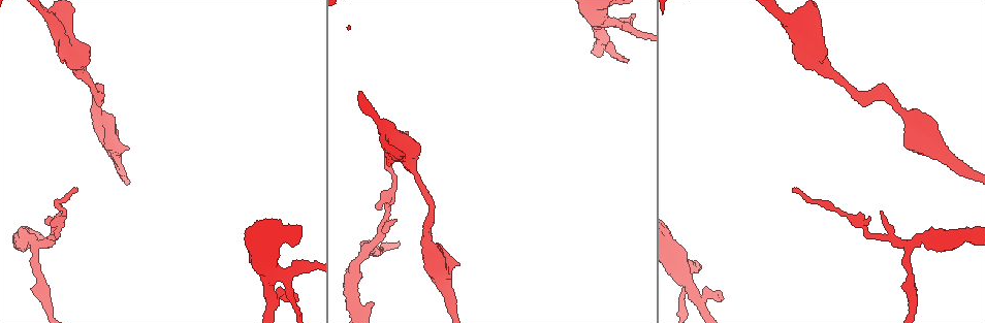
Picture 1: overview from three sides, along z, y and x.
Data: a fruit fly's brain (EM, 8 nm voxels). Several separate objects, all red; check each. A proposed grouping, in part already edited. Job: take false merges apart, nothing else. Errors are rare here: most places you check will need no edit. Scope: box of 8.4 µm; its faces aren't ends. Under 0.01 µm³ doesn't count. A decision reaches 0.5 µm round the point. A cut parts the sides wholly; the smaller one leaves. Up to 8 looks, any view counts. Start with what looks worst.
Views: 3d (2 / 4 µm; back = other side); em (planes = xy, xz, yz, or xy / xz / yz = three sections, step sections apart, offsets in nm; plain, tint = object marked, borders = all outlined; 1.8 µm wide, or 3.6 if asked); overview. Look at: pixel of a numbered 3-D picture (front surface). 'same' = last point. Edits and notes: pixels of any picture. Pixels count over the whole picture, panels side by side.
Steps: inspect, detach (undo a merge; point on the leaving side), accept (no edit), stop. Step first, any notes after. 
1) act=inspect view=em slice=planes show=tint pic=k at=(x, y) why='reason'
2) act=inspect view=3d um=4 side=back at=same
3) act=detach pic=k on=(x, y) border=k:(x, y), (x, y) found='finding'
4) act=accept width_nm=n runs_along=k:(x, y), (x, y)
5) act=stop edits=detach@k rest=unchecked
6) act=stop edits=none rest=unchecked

act=inspect view=em slice=xz step=8 show=tint pic=1 at=(910, 241)

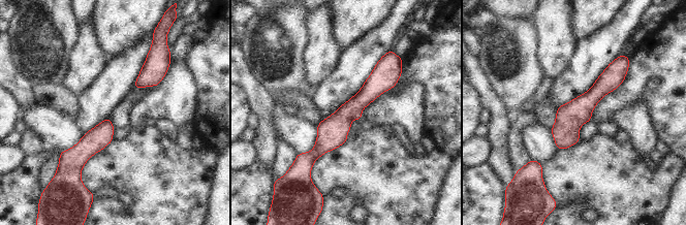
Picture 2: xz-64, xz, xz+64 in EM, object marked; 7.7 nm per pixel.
act=inspect view=em slice=yz step=8 show=tint at=same

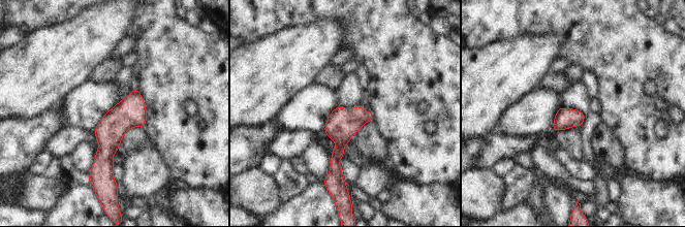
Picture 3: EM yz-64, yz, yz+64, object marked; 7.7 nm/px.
act=accept found='all the same neuron'

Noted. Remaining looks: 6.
act=inspect view=em um=3.6 slice=xz step=4 show=tint pic=1 at=(679, 270) why='four or more arms meet'

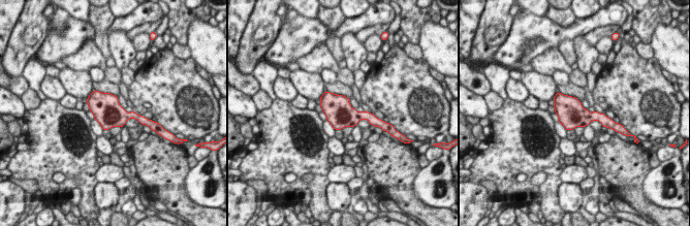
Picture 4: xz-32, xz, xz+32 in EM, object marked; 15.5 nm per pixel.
act=inspect view=em um=3.6 slice=planes show=tint at=same why='cut it another way'

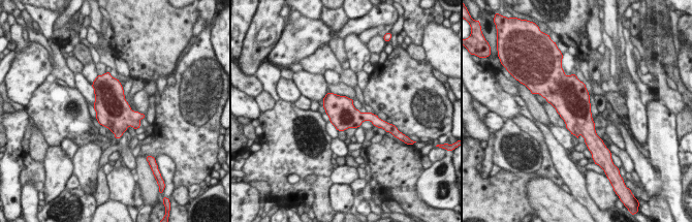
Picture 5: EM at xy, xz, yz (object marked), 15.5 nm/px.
act=accept found='continuous, no second neuron'

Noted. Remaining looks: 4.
act=inspect view=em slice=planes show=borders pic=1 at=(945, 161) why='thick turns thin'

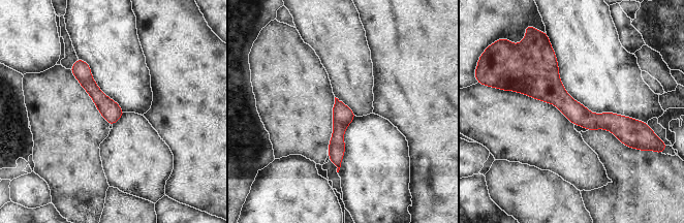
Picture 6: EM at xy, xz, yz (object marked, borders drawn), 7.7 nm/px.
act=accept width_nm=160 found='all the same neuron'

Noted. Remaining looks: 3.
act=stop edits=none rest=unchecked

